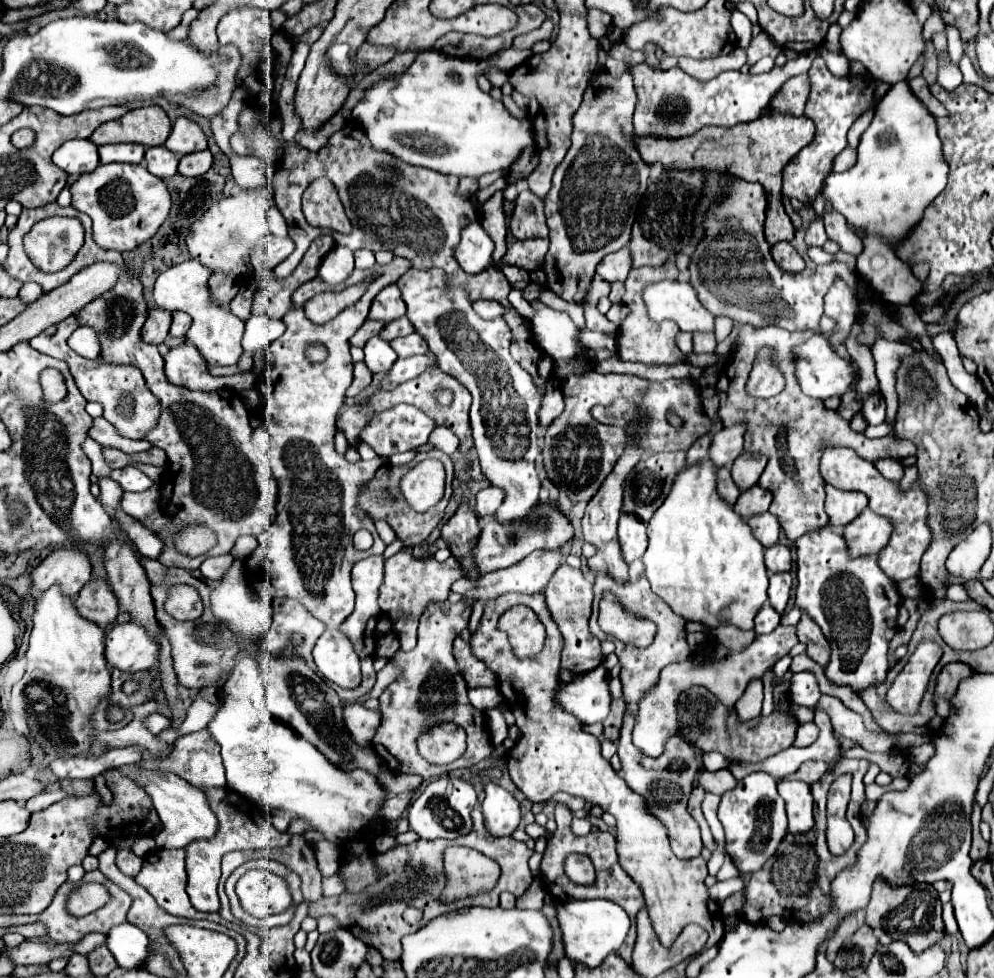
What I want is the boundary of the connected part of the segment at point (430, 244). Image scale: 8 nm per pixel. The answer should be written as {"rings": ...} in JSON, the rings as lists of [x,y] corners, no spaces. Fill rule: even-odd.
{"rings":[[[349,119],[349,123],[341,131],[333,133],[327,145],[321,147],[319,151],[309,151],[297,143],[285,141],[281,167],[273,175],[271,185],[275,189],[277,209],[287,221],[289,237],[295,241],[295,251],[281,265],[277,265],[275,275],[279,277],[289,275],[301,261],[307,247],[313,243],[315,229],[307,225],[301,213],[301,195],[309,187],[311,181],[315,181],[317,177],[327,177],[337,187],[345,213],[351,217],[351,223],[353,223],[353,233],[349,235],[335,233],[337,245],[343,245],[353,251],[361,247],[367,247],[371,251],[387,249],[393,255],[407,257],[415,269],[443,269],[447,287],[459,285],[461,289],[469,293],[471,301],[479,301],[479,299],[499,301],[507,309],[503,319],[513,329],[511,347],[515,349],[511,351],[511,355],[533,377],[535,387],[539,389],[539,395],[543,397],[545,385],[551,381],[549,377],[553,373],[555,361],[551,361],[547,353],[541,353],[539,345],[535,345],[531,323],[523,319],[507,301],[507,295],[511,291],[509,281],[505,279],[501,271],[495,271],[495,269],[465,277],[465,271],[457,265],[453,257],[453,249],[459,243],[461,229],[467,223],[477,221],[477,211],[473,209],[469,199],[455,195],[459,179],[453,175],[443,175],[443,173],[423,169],[423,167],[413,167],[407,163],[405,163],[405,177],[393,177],[393,175],[385,175],[385,171],[381,169],[385,161],[391,161],[393,167],[401,165],[401,161],[397,161],[389,153],[375,151],[373,145],[367,141],[367,135],[363,133],[363,129],[355,125],[355,119]],[[345,157],[351,157],[351,161]]]}

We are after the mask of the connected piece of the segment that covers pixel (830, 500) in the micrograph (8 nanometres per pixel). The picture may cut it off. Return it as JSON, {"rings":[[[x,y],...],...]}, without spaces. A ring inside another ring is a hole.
{"rings":[[[825,485],[825,491],[825,511],[829,513],[829,525],[833,527],[845,527],[867,507],[867,497],[859,491],[841,491],[833,485]]]}

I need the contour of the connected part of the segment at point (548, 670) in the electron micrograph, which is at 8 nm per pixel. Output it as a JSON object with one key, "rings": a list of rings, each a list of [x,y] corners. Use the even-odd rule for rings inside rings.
{"rings":[[[505,593],[495,601],[487,601],[483,617],[477,631],[471,635],[471,651],[481,657],[483,663],[497,675],[499,689],[507,697],[511,711],[515,715],[521,737],[517,745],[507,753],[507,769],[513,783],[531,799],[533,803],[547,801],[553,793],[565,791],[575,797],[585,799],[589,805],[599,805],[603,811],[617,819],[617,855],[625,873],[643,891],[649,919],[655,935],[663,945],[671,945],[681,929],[689,923],[701,925],[709,933],[707,947],[717,945],[723,939],[723,917],[719,917],[719,907],[709,897],[705,885],[707,861],[703,857],[679,859],[673,855],[667,839],[667,829],[663,829],[657,817],[647,813],[647,801],[643,801],[603,759],[599,739],[591,733],[581,731],[581,721],[573,715],[561,713],[555,703],[555,691],[559,689],[559,661],[561,661],[563,637],[553,623],[543,595],[517,595]],[[513,605],[531,607],[541,623],[547,627],[545,649],[531,659],[517,659],[511,653],[507,637],[497,631],[497,619]]]}

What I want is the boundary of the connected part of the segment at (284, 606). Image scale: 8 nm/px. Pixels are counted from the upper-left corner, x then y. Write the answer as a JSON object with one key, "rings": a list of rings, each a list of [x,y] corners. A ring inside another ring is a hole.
{"rings":[[[285,597],[275,599],[273,609],[275,609],[275,619],[273,619],[271,631],[267,633],[265,641],[261,643],[259,651],[253,657],[257,657],[261,651],[281,653],[281,649],[289,641],[289,633],[299,631],[305,635],[305,641],[297,651],[299,651],[299,655],[303,655],[303,659],[309,663],[309,667],[313,671],[317,671],[312,651],[315,647],[315,641],[319,639],[319,635],[325,629],[323,623],[319,619],[315,619],[311,613],[307,613],[307,609],[303,609],[303,605],[295,599],[285,599]]]}

